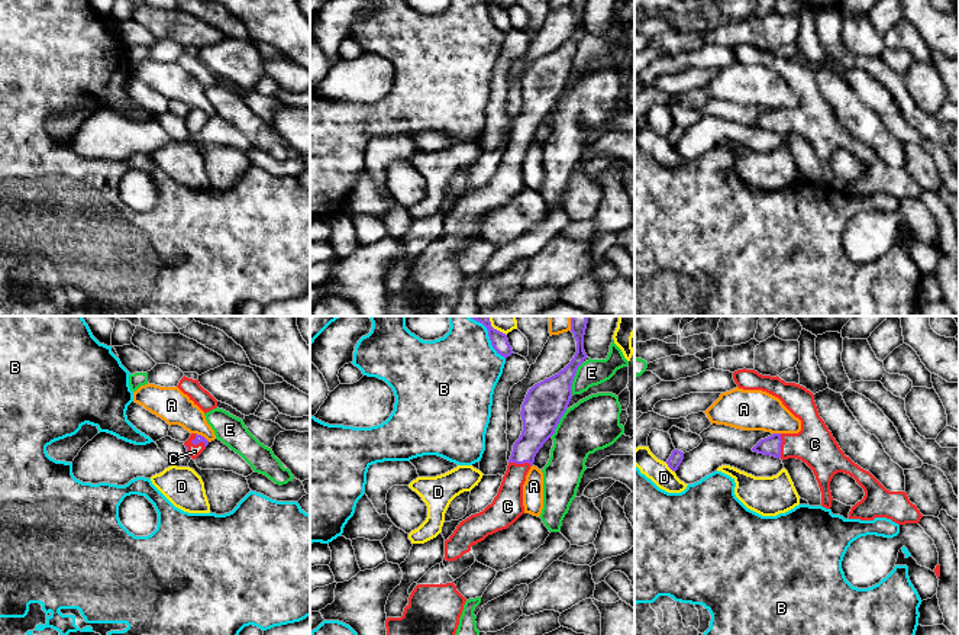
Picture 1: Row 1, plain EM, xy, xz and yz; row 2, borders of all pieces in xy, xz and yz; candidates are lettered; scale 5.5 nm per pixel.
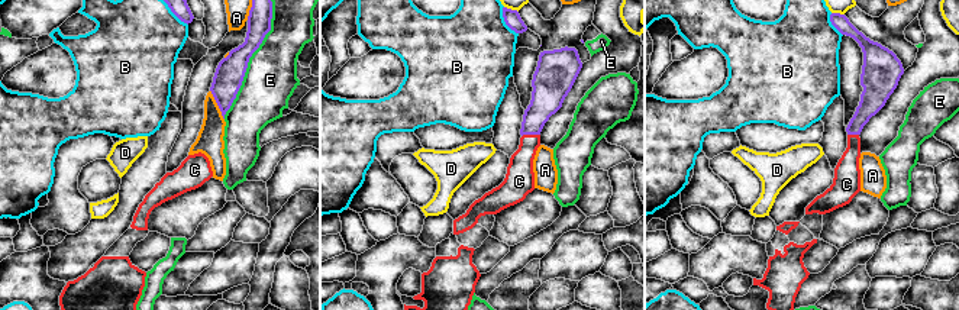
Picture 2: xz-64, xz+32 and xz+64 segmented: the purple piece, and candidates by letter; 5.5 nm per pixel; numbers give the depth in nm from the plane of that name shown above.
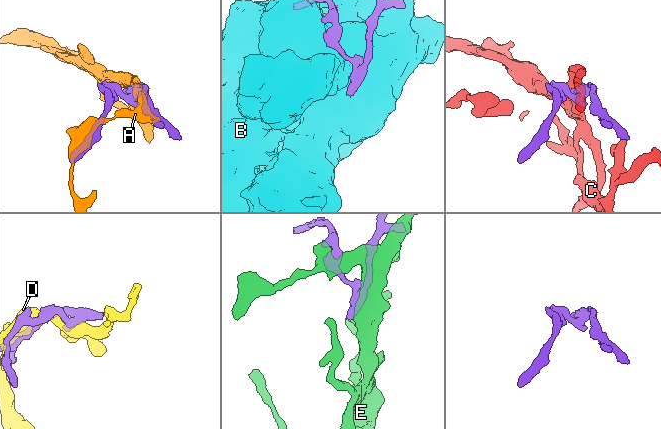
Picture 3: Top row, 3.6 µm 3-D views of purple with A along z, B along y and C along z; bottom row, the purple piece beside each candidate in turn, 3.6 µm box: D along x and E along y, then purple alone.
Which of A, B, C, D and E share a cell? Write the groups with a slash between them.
A / B / C / D / E

